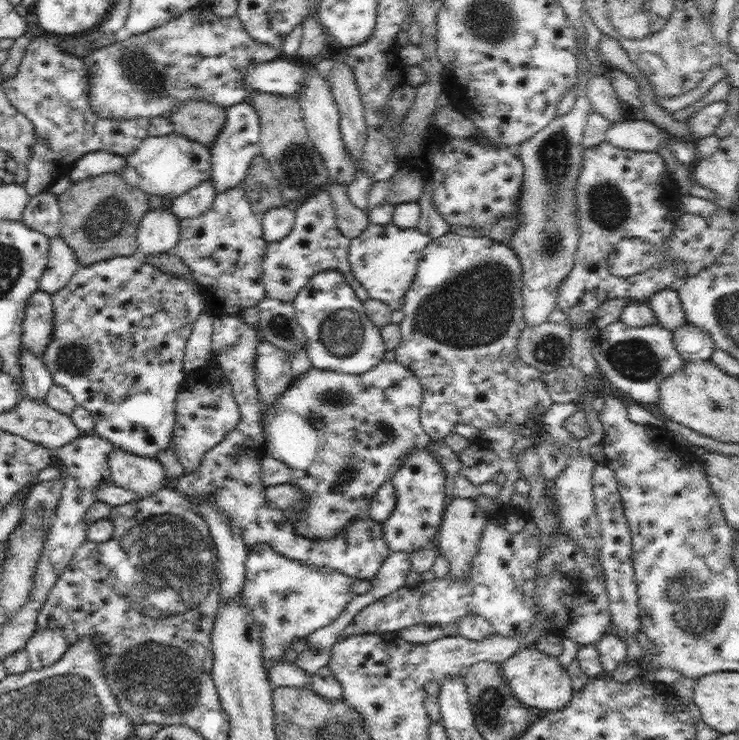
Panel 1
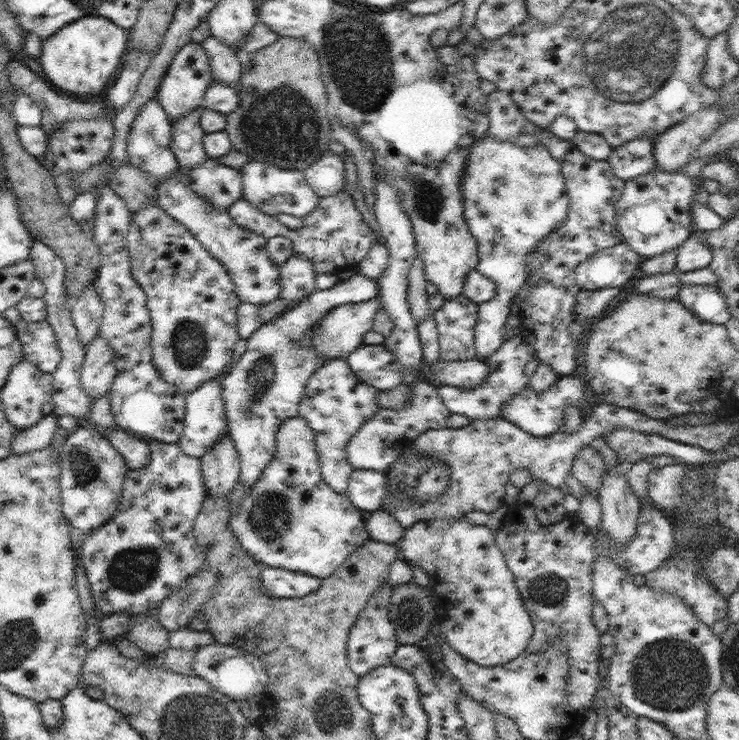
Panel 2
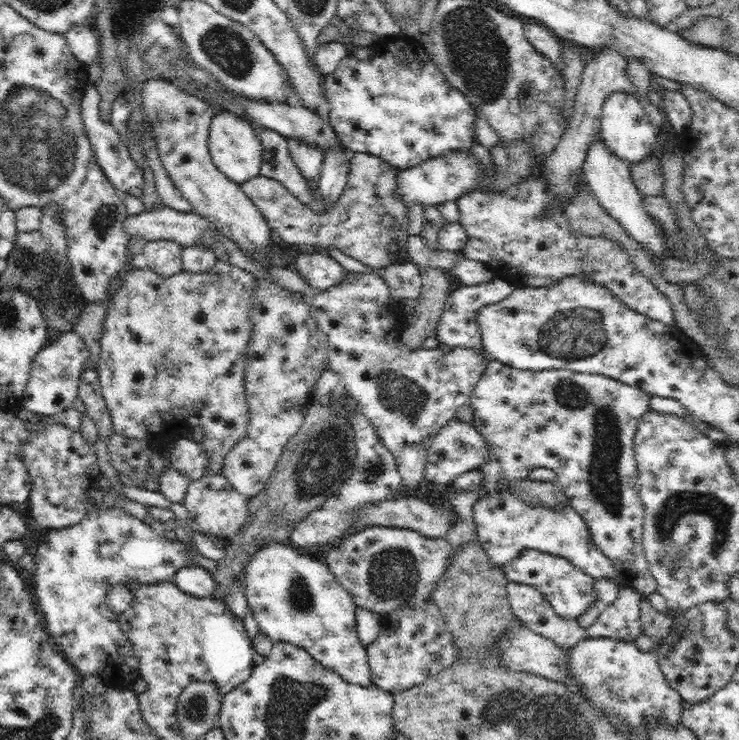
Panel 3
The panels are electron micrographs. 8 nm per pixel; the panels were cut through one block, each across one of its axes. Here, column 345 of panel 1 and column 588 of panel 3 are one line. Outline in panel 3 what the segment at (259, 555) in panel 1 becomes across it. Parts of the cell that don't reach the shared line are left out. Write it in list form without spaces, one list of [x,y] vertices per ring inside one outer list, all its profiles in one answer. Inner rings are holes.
[[[524,549],[514,560],[503,566],[503,571],[509,581],[532,585],[539,590],[560,618],[577,620],[590,608],[592,602],[598,604],[598,597],[594,593],[596,579],[576,568],[567,558],[540,550]]]

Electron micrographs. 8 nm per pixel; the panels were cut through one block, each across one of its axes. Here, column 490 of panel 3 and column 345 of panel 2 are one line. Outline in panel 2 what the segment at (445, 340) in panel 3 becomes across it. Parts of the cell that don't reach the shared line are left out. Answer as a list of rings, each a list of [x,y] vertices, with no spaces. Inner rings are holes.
[[[360,272],[354,273],[345,281],[336,283],[326,290],[314,290],[308,298],[292,309],[287,309],[282,315],[270,322],[261,324],[250,338],[247,338],[247,349],[238,359],[236,366],[230,372],[222,376],[222,399],[226,408],[230,439],[240,455],[239,480],[244,488],[252,488],[252,485],[262,476],[264,469],[270,464],[275,453],[276,434],[280,424],[287,418],[296,417],[300,408],[302,394],[308,386],[308,380],[320,366],[324,366],[330,358],[325,358],[315,351],[311,344],[311,334],[320,319],[330,310],[348,303],[366,302],[375,296],[379,296],[379,286],[374,279],[364,276]]]

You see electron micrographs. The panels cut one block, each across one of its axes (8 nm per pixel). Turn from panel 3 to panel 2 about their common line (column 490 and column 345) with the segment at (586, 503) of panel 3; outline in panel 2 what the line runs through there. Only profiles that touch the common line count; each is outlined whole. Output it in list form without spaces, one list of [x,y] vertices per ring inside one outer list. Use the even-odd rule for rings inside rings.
[[[330,359],[312,374],[302,394],[297,416],[304,418],[316,435],[319,467],[323,481],[338,494],[346,492],[354,467],[347,457],[348,441],[360,431],[380,409],[376,397],[379,391],[356,378],[345,359]]]

